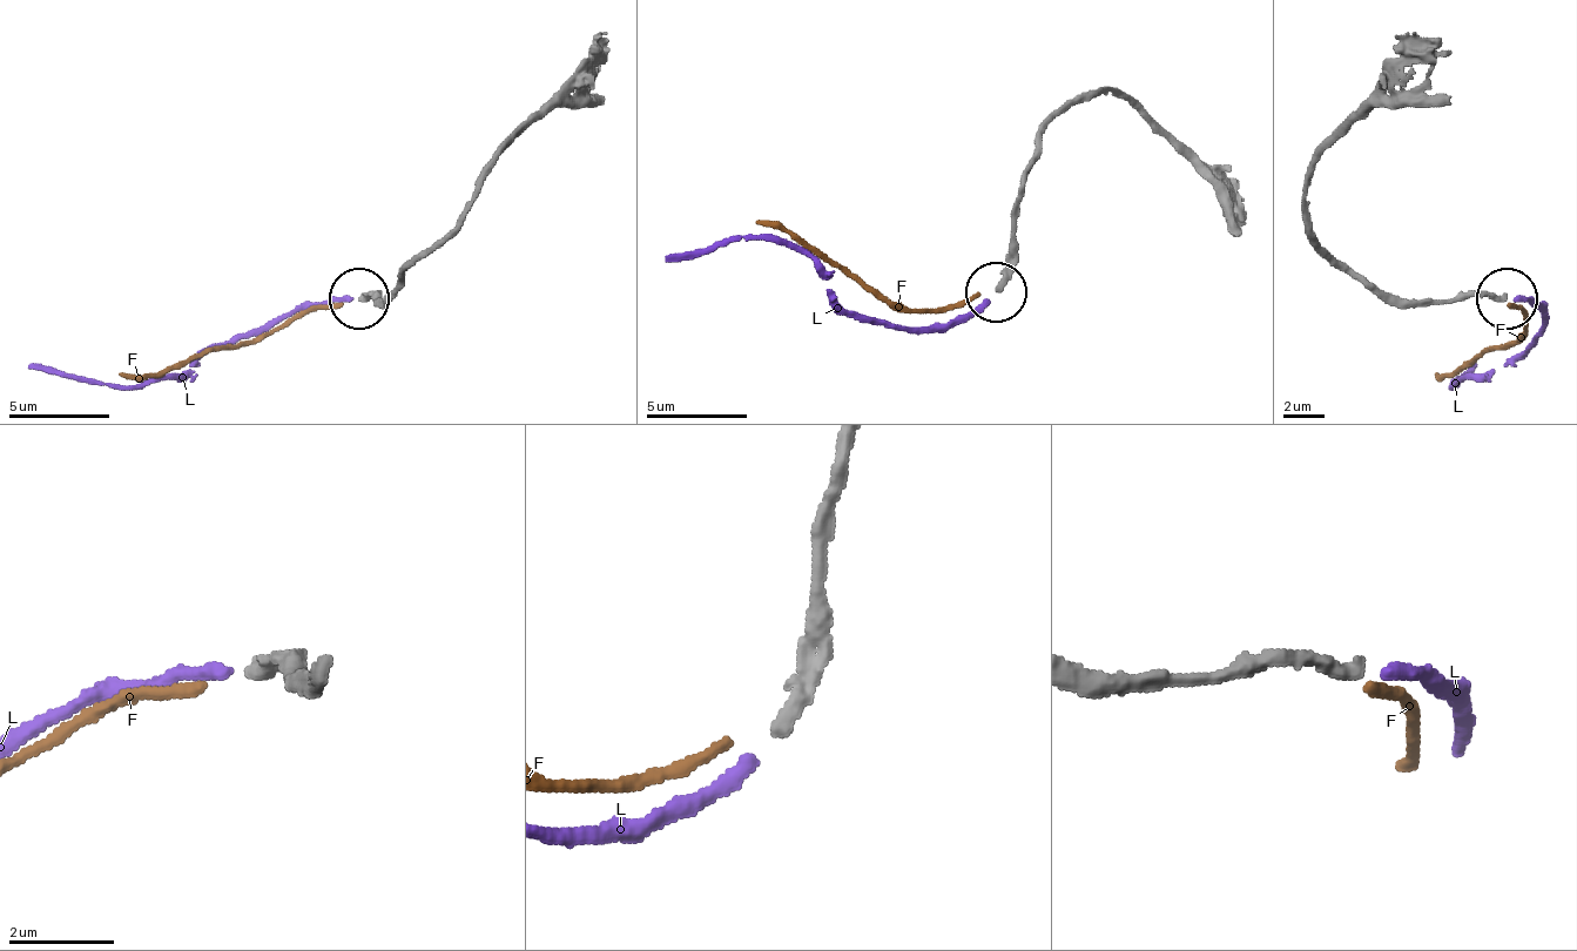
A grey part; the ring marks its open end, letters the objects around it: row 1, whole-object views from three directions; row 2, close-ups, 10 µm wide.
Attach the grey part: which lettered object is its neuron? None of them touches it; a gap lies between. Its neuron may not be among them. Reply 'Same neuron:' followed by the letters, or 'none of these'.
Same neuron: L

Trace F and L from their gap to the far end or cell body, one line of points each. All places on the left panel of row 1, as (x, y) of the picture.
F: (345, 302), (300, 312), (264, 332), (163, 372), (118, 372)
L: (350, 297), (289, 312), (229, 337), (183, 372), (143, 388), (107, 388), (27, 368)

